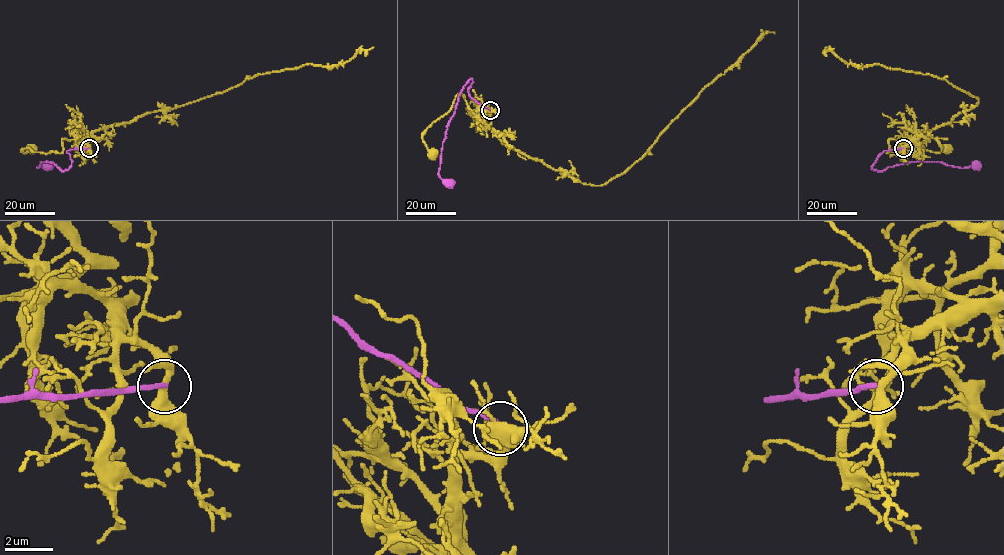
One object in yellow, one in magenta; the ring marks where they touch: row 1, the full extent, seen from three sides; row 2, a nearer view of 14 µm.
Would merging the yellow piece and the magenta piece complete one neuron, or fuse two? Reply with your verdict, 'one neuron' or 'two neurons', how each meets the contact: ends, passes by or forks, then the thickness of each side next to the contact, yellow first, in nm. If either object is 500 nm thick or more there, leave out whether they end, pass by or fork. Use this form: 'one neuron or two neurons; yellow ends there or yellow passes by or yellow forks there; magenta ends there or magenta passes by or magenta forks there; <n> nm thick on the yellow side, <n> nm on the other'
two neurons; yellow forks there; magenta ends there; 280 nm thick on the yellow side, 200 nm on the other

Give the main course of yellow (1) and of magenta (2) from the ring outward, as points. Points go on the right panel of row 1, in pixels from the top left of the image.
1: (903, 148), (917, 136), (889, 139), (886, 153), (906, 153), (919, 148), (939, 152), (944, 148)
2: (903, 148), (883, 151), (871, 168), (881, 171), (916, 161), (942, 162), (961, 168), (975, 164)

